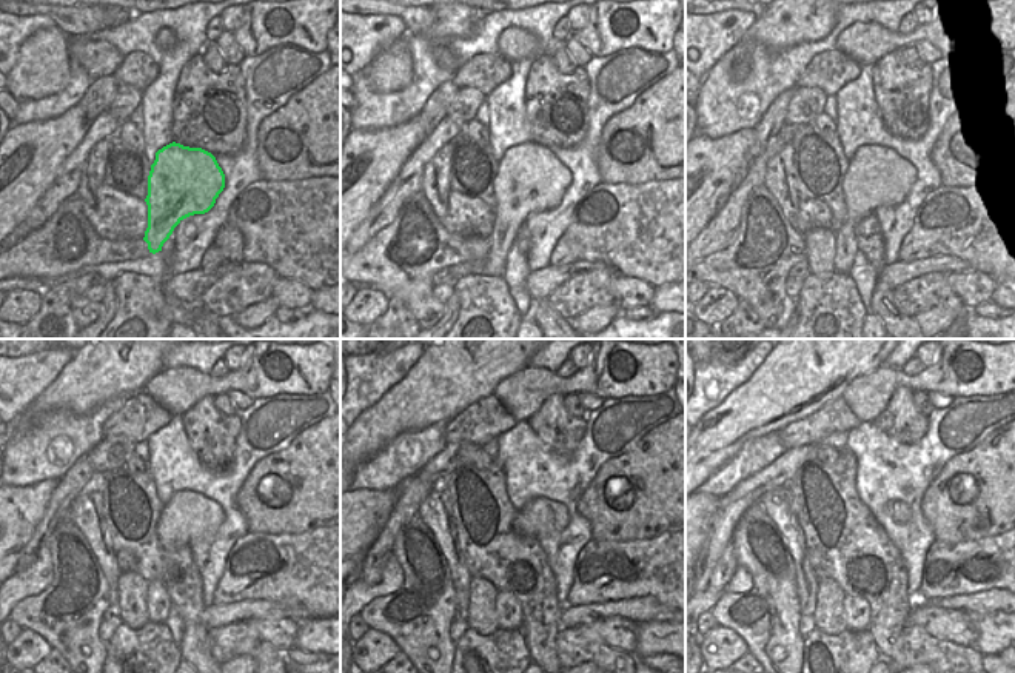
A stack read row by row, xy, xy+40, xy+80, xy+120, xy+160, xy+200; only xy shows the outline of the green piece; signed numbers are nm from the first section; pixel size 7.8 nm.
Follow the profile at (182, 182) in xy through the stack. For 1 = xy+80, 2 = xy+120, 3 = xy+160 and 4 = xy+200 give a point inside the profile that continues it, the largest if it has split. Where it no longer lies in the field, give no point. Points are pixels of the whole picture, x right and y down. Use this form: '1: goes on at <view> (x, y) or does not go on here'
1: goes on at xy+80 (877, 177)
2: goes on at xy+120 (187, 516)
3: goes on at xy+160 (539, 515)
4: goes on at xy+200 (857, 610)

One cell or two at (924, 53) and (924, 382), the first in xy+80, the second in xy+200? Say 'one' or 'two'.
two

